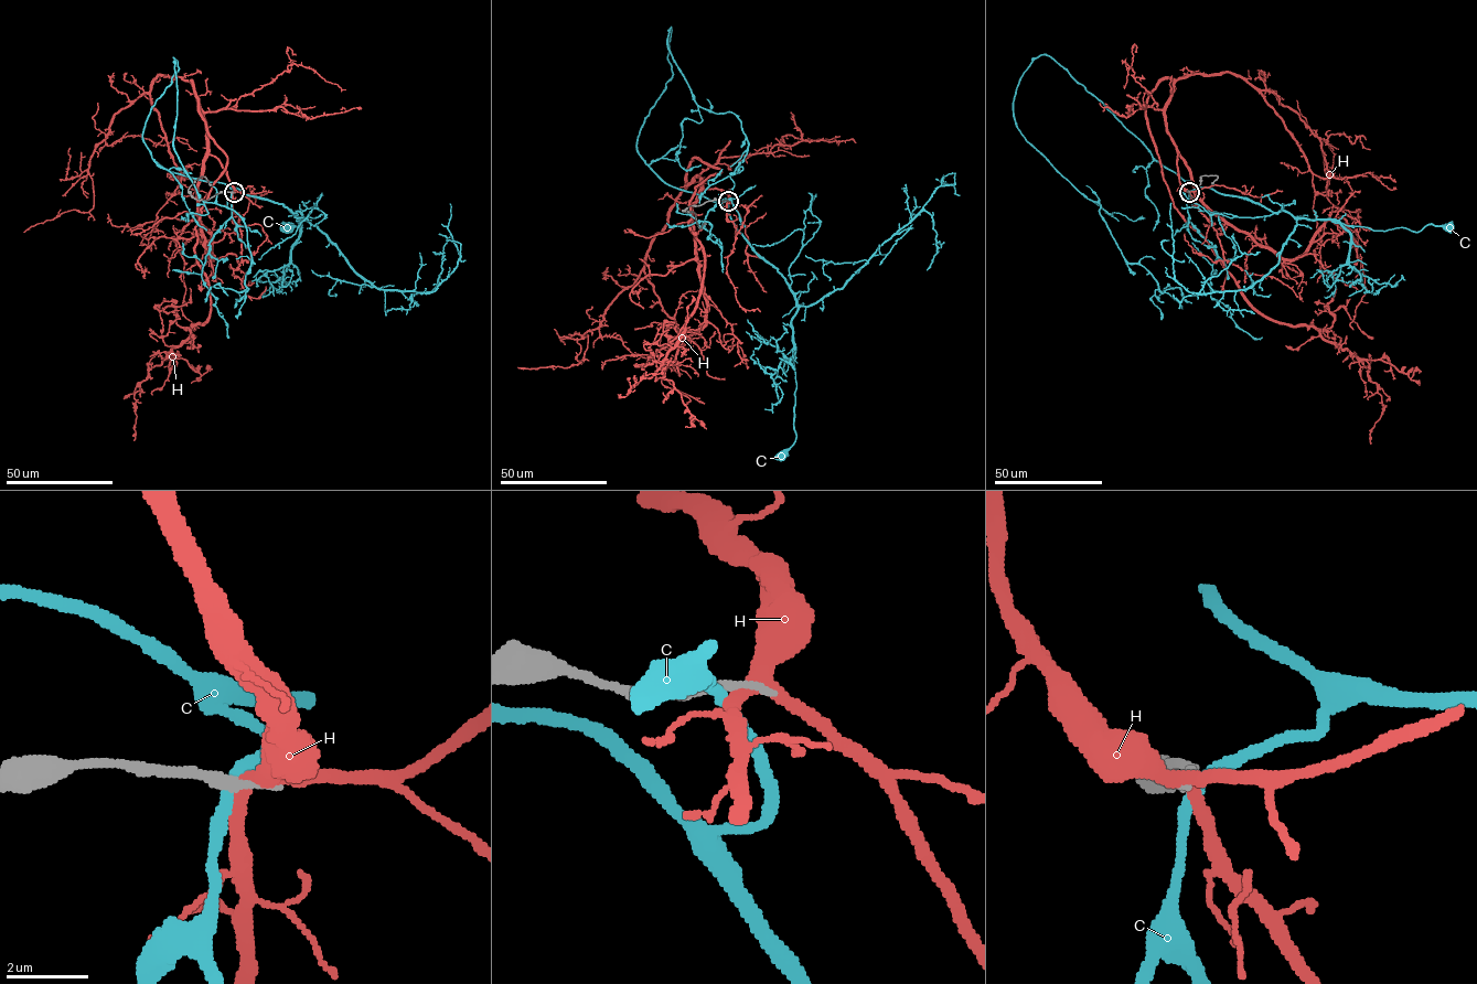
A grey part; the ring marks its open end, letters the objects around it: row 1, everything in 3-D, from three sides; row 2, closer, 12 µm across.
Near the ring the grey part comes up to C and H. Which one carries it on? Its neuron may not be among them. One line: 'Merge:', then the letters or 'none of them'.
Merge: none of them

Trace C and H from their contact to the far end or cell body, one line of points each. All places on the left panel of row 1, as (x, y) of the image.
C: (232, 193), (232, 188), (237, 188), (299, 212), (302, 231), (301, 224), (286, 227)
H: (233, 192), (209, 153), (192, 81), (206, 131), (226, 157), (195, 226), (210, 309), (140, 384), (134, 440)

